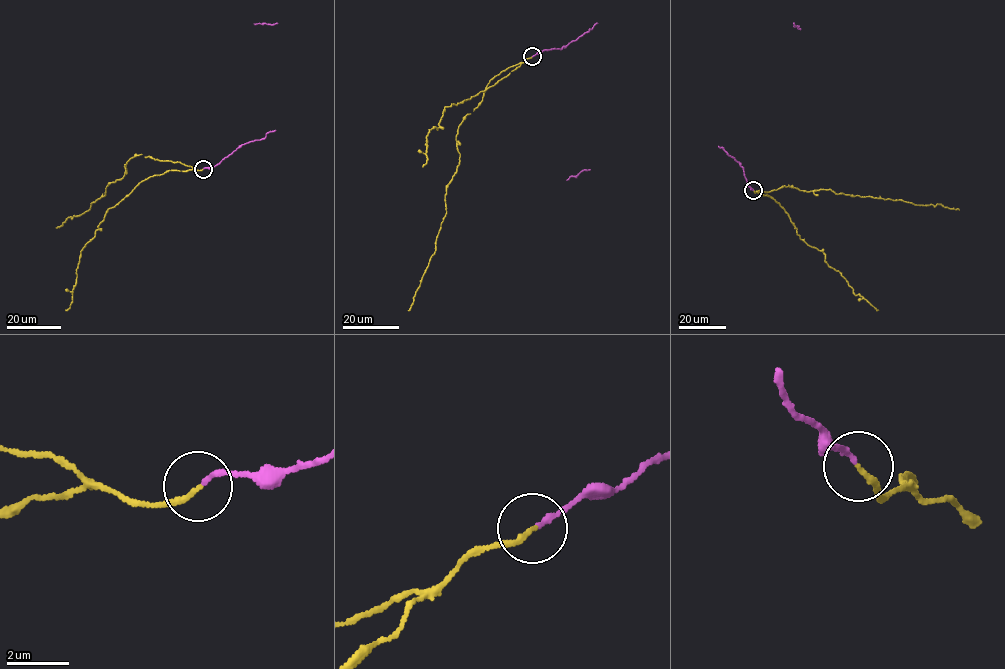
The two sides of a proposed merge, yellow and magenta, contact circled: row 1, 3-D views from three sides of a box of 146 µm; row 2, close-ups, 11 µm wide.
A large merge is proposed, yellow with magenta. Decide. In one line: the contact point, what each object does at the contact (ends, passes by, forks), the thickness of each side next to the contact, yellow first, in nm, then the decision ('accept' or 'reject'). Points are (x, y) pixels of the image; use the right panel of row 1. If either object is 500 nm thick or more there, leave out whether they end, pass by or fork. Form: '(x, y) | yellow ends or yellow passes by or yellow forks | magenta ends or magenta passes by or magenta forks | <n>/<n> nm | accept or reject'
(753, 190) | yellow ends | magenta ends | 170/170 nm | accept

